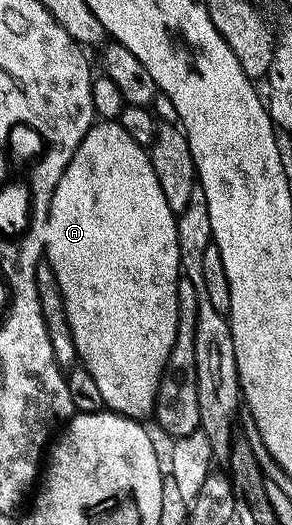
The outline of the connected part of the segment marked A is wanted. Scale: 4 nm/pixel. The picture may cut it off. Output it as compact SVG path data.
M100 120L81 139L73 159L65 167L57 187L53 191L53 199L47 216L47 240L45 242L45 260L53 267L53 275L57 275L57 287L61 291L61 299L65 303L65 315L69 319L69 327L75 344L75 356L82 368L93 375L101 390L101 399L110 412L119 413L123 417L147 419L155 408L155 397L159 394L159 386L165 377L167 360L177 343L177 327L179 326L179 304L177 303L177 287L181 270L179 268L179 248L177 247L176 213L169 207L165 199L165 191L161 191L161 183L157 183L157 175L153 171L153 163L148 150L125 131L118 121Z

